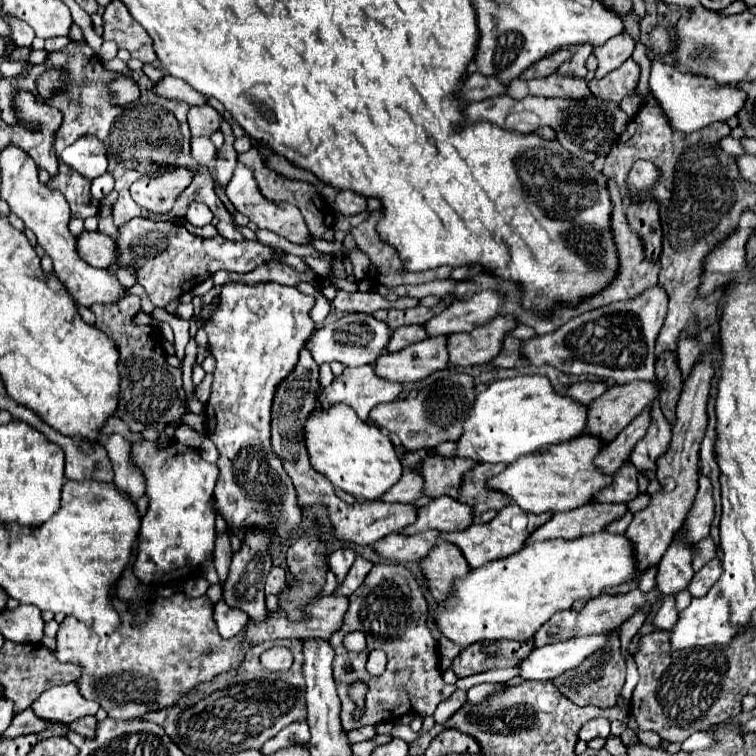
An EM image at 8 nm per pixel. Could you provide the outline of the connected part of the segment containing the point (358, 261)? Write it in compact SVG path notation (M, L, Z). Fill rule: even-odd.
M357 247L348 254L348 260L353 265L353 275L357 281L364 279L368 273L370 261L366 254Z

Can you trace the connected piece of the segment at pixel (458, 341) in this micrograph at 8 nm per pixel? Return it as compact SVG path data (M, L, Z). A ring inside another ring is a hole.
M500 315L490 323L470 331L470 333L454 333L448 337L450 365L470 367L490 363L500 355L504 339L518 325L518 319L512 315Z

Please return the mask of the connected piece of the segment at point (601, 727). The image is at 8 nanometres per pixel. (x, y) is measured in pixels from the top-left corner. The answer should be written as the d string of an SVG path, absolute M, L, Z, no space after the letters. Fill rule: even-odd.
M602 717L584 723L580 729L580 739L584 741L590 741L594 737L608 737L608 735L610 735L610 721Z

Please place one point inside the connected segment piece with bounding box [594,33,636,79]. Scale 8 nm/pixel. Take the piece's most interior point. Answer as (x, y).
(610, 55)

